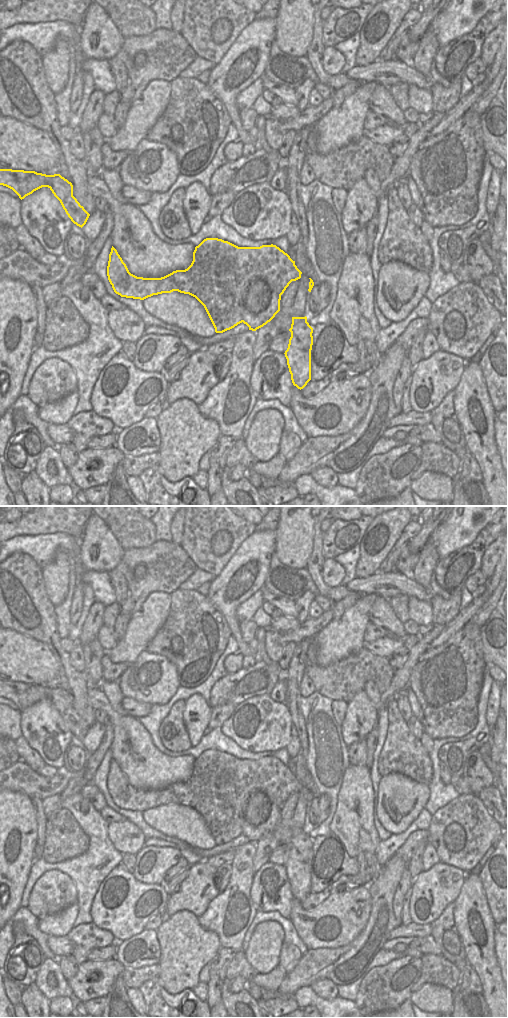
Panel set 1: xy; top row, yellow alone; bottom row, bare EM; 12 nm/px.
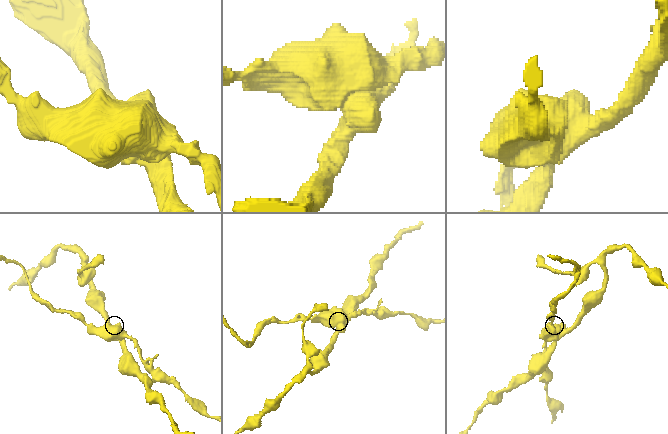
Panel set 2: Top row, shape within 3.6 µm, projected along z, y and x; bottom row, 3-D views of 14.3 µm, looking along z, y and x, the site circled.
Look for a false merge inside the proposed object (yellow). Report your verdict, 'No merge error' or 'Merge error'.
Merge error

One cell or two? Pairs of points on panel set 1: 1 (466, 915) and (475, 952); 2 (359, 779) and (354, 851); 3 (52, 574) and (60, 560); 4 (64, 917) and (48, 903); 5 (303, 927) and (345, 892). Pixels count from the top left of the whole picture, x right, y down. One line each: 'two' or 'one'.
1: one
2: one
3: one
4: two
5: one

